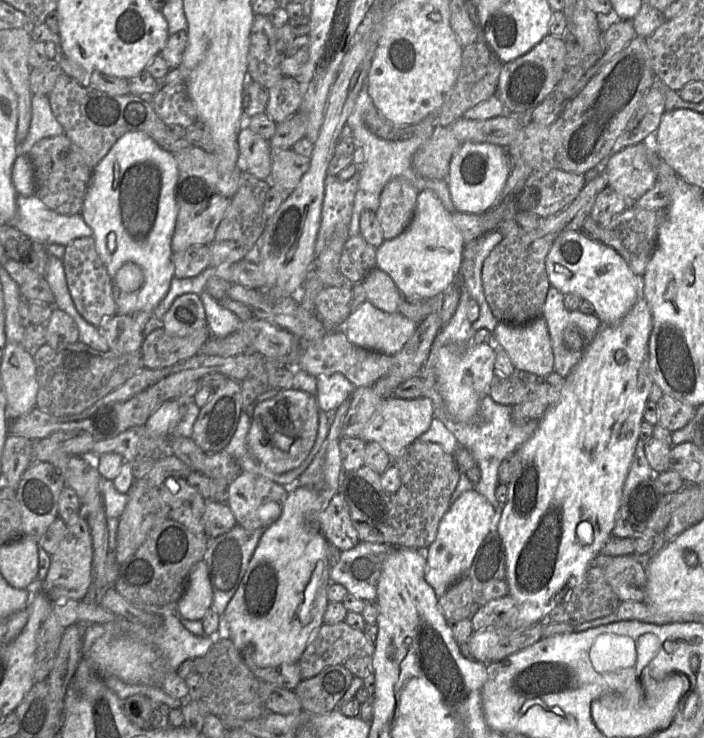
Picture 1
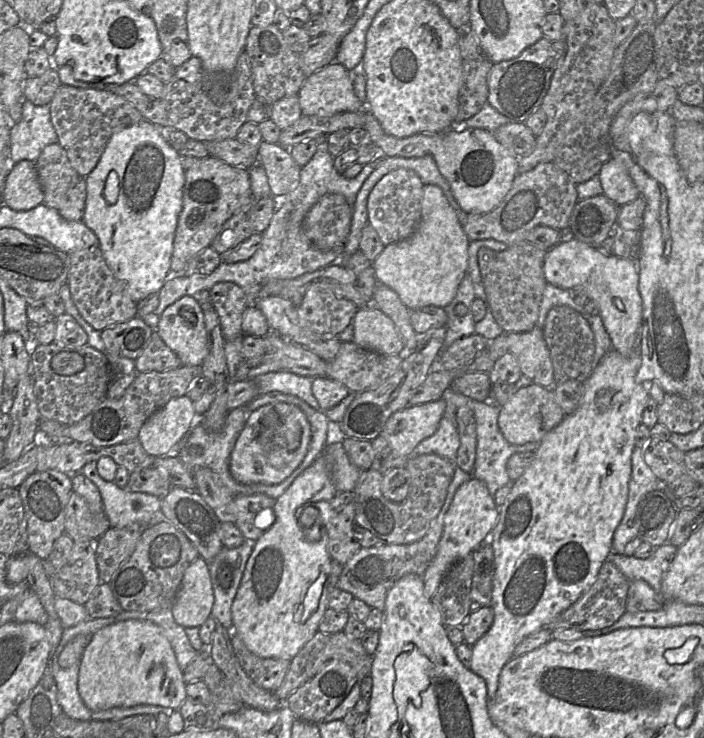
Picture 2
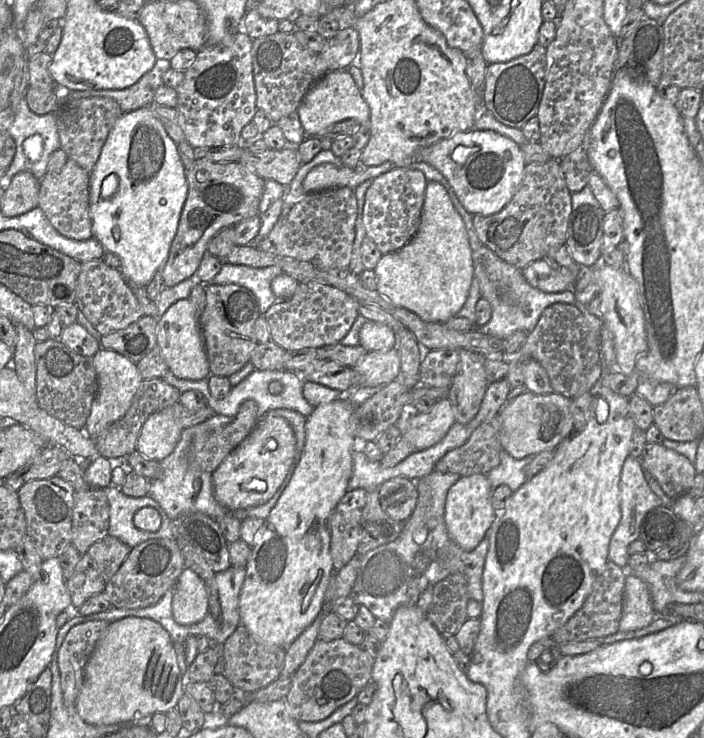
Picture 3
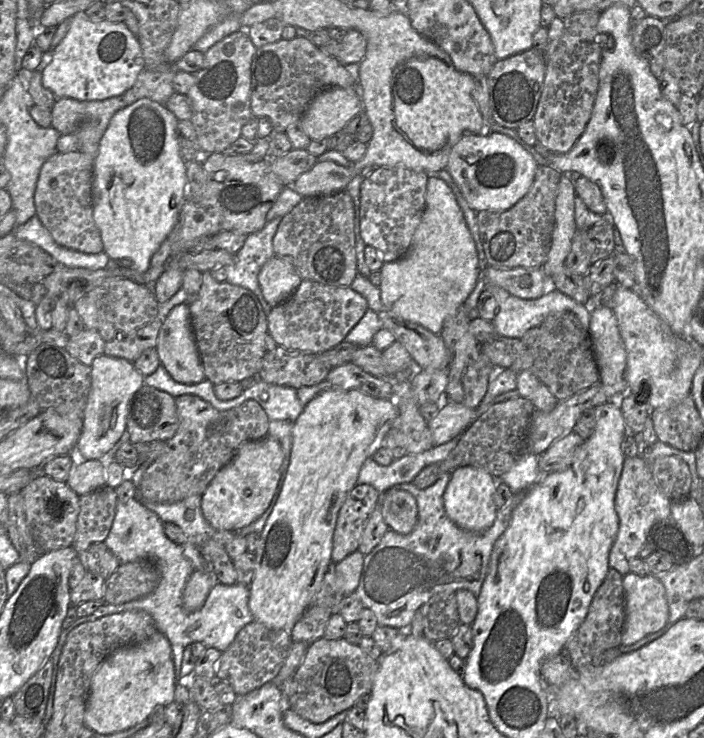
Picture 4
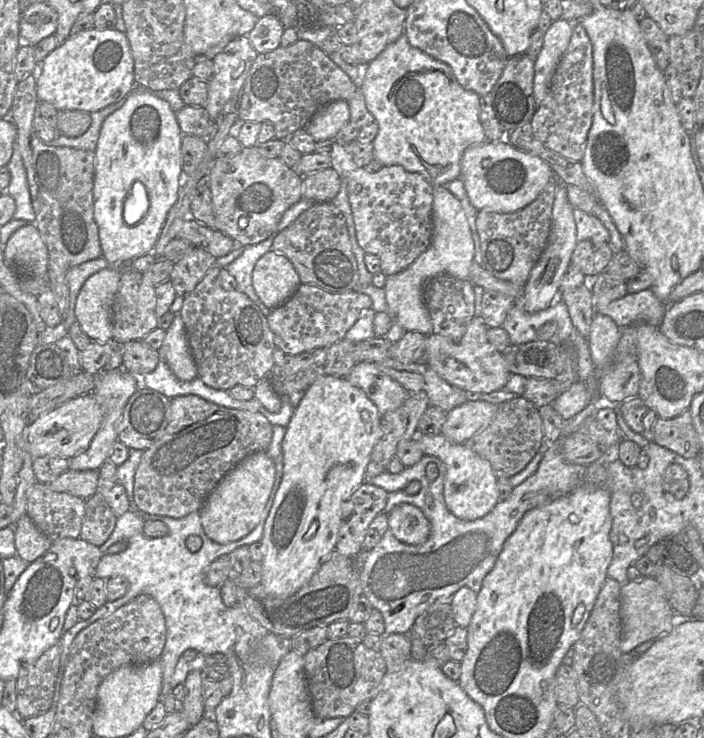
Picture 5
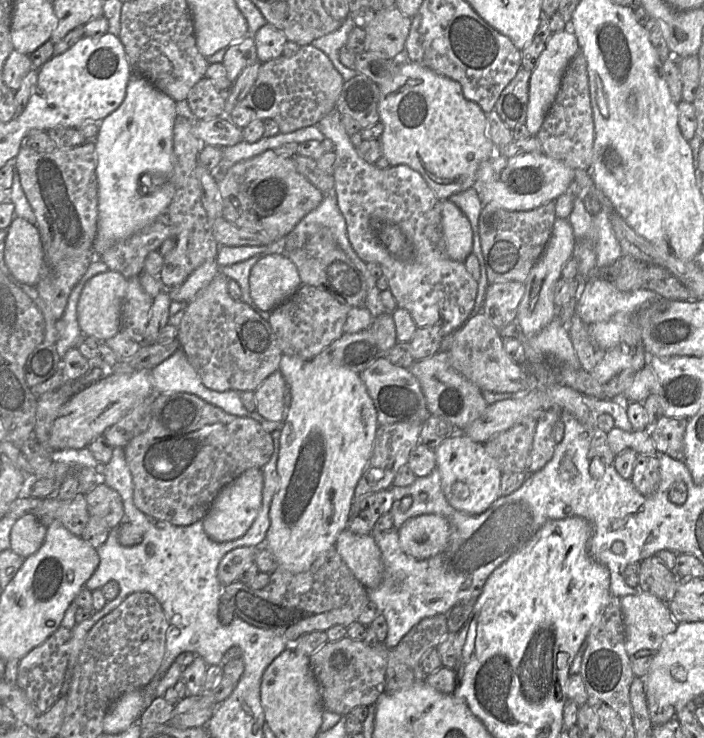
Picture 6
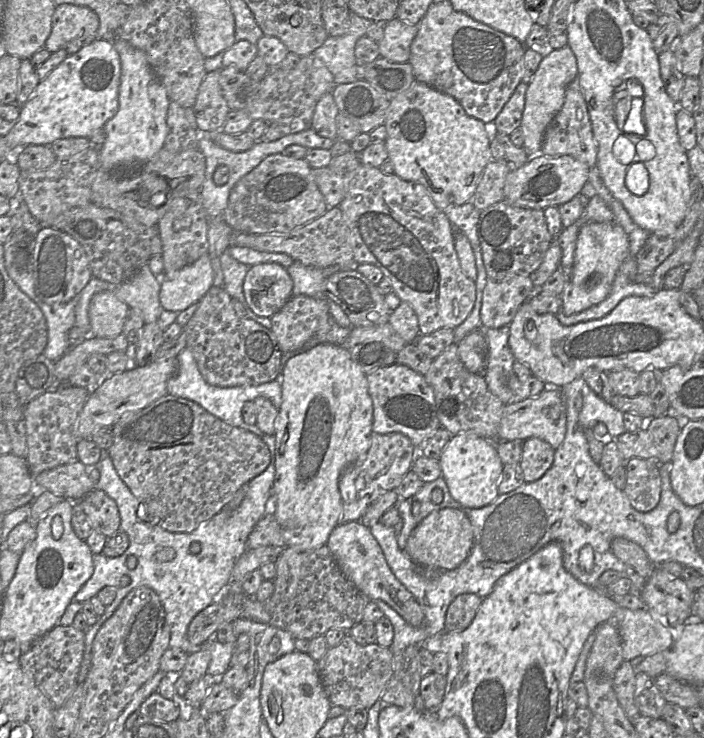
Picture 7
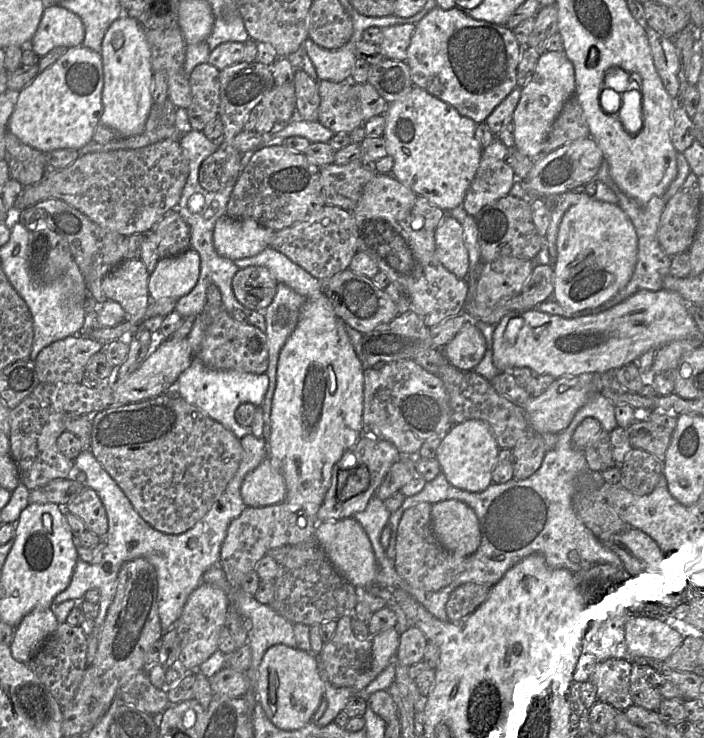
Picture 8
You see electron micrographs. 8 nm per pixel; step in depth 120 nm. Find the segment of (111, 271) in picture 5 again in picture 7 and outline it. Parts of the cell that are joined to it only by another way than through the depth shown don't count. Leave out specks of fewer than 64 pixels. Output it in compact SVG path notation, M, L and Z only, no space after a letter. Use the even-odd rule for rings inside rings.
M112 289L95 294L89 306L90 336L114 338L121 335L128 309Z

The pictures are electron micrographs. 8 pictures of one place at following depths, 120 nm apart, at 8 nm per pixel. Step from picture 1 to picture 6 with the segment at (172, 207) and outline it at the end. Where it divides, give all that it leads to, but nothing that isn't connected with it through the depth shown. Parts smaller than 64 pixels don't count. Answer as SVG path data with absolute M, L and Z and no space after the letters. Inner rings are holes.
M132 73L122 104L100 122L94 141L98 184L97 234L92 247L95 256L141 231L166 212L175 192L171 175L176 117L176 102L142 76ZM143 175L157 175L165 181L155 187L147 183L149 191L145 194L140 190Z

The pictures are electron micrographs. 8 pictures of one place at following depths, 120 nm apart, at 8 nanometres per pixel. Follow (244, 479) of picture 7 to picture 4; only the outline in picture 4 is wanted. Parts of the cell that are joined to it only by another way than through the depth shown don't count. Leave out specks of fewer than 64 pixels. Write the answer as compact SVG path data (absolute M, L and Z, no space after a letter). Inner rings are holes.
M185 394L175 398L177 414L179 418L179 427L175 433L175 435L166 442L166 449L163 454L158 457L144 472L141 482L140 482L140 493L141 495L147 499L148 501L155 503L173 503L180 500L183 500L191 495L202 495L208 484L214 478L216 473L225 466L236 454L238 448L247 441L259 440L268 435L269 432L269 423L270 420L263 410L263 408L255 401L255 400L247 400L243 402L240 406L227 410L227 411L219 411L215 409L209 402L203 400L197 395Z

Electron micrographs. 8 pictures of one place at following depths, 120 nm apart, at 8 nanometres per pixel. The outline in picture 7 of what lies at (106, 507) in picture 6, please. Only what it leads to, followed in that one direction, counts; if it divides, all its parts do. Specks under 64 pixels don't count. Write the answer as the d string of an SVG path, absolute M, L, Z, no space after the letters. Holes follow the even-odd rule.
M94 488L78 502L92 529L107 538L119 530L120 516L117 504L104 491Z

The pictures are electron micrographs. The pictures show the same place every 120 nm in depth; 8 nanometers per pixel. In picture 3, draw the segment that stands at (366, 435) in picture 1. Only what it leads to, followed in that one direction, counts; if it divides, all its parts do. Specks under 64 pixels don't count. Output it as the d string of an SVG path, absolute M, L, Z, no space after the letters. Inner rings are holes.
M447 398L436 401L428 413L411 412L399 423L404 436L415 451L427 449L440 442L456 422L451 402Z

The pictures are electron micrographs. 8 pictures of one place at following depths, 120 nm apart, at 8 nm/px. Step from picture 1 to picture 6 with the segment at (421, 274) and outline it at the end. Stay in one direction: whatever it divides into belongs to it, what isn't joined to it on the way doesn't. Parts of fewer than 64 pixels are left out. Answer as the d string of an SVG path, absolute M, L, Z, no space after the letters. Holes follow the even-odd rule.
M449 199L442 201L442 224L448 256L464 263L472 253L473 232L468 218Z

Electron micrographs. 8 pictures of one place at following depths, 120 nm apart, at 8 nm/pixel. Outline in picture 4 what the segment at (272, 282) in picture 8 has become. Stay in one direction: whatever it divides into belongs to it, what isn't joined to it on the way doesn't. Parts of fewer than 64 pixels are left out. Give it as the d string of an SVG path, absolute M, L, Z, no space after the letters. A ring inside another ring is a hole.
M274 255L261 268L258 281L265 300L275 307L292 295L302 278L289 261Z

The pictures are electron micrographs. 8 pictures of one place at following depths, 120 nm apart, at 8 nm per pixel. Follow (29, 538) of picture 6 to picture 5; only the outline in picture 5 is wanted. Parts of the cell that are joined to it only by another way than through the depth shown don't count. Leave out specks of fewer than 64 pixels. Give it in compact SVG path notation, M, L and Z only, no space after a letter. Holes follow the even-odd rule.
M27 514L19 518L13 528L16 555L27 563L42 556L53 541L37 528Z

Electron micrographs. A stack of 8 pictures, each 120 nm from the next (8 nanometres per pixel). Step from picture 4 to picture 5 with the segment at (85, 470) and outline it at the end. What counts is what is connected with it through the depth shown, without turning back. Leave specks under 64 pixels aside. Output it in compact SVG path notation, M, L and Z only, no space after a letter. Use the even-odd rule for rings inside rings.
M67 469L48 484L50 489L88 499L98 491L102 481L98 470L74 471Z

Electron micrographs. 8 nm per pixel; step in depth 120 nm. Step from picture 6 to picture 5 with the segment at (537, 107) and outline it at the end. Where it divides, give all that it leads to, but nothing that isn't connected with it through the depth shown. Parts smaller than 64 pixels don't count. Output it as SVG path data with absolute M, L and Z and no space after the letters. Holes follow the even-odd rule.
M558 19L544 34L543 46L534 65L533 96L536 108L547 95L559 62L568 48L572 30L572 22Z

